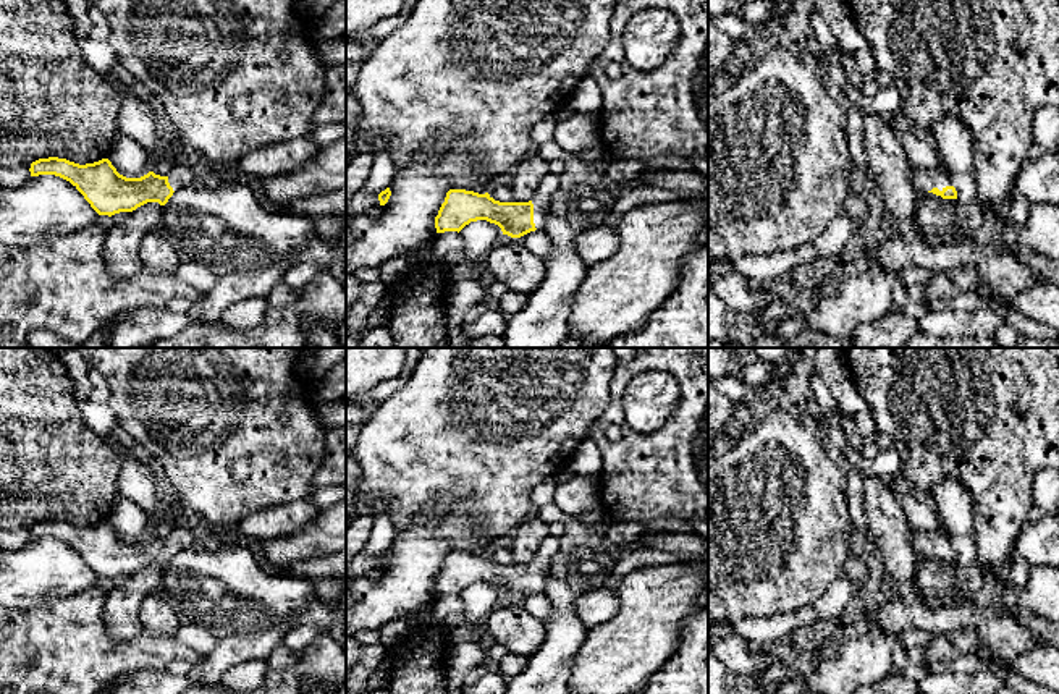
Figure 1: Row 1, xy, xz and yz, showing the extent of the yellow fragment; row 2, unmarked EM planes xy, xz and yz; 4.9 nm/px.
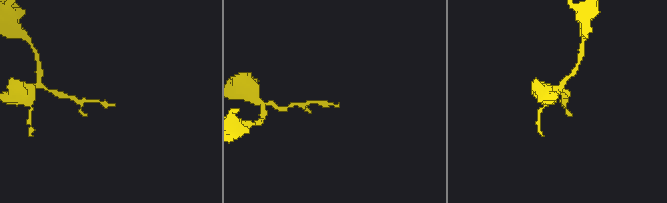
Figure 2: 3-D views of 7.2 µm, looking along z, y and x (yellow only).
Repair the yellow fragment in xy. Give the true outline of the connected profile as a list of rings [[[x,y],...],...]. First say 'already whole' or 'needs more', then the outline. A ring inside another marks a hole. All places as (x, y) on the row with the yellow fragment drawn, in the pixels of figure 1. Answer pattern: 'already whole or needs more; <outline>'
needs more; [[[49,157],[31,163],[31,176],[55,175],[70,181],[99,215],[133,212],[147,202],[165,205],[175,191],[196,183],[194,160],[184,159],[167,175],[154,171],[141,178],[126,178],[108,159],[79,165],[66,159]]]

